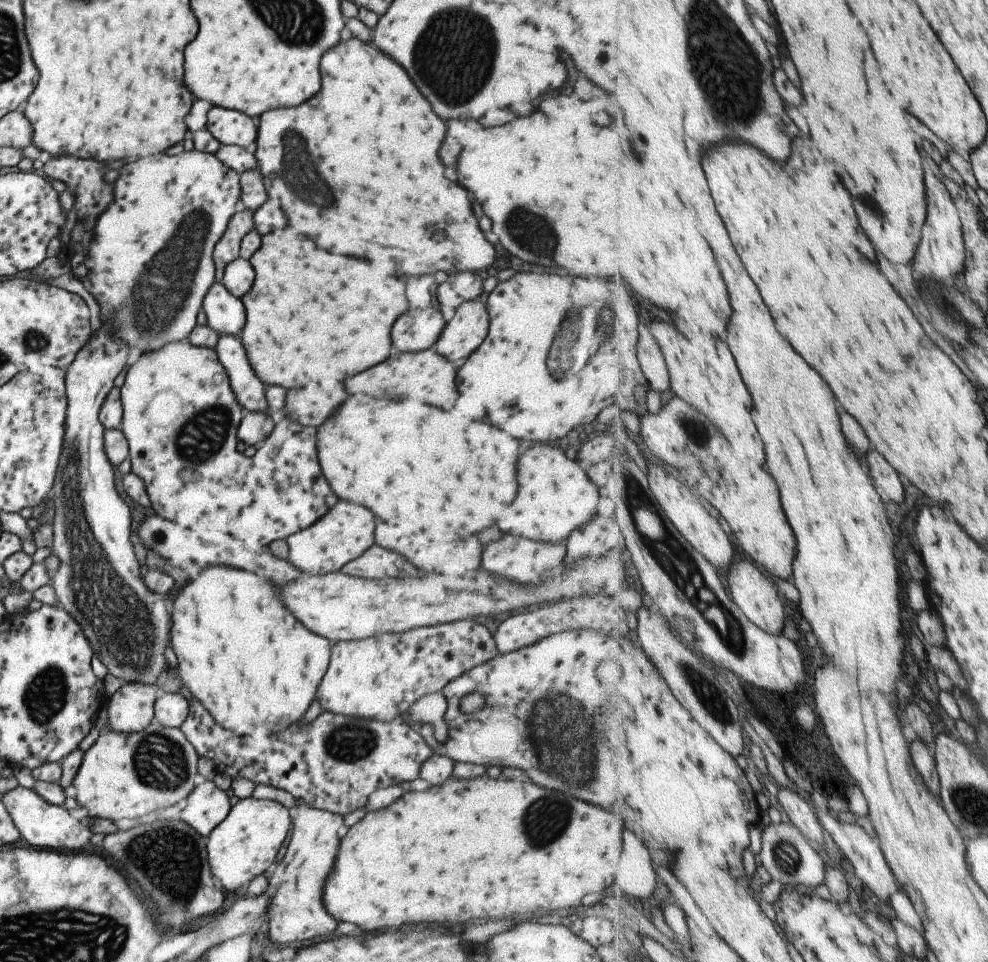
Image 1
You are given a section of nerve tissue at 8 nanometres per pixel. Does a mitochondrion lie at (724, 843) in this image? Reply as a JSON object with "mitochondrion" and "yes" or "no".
{"mitochondrion":"no"}

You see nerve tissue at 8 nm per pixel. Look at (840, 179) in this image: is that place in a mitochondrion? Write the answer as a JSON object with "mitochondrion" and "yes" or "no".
{"mitochondrion":"no"}

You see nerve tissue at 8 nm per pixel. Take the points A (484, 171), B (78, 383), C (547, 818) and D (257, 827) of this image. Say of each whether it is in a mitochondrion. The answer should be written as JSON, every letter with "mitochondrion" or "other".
{"A":"other","B":"mitochondrion","C":"mitochondrion","D":"other"}

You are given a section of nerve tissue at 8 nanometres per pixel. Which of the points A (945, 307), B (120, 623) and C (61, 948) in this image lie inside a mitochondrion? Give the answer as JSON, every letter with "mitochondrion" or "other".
{"A":"mitochondrion","B":"mitochondrion","C":"mitochondrion"}

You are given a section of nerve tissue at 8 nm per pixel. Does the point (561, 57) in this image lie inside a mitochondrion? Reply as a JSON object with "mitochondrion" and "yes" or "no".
{"mitochondrion":"no"}

